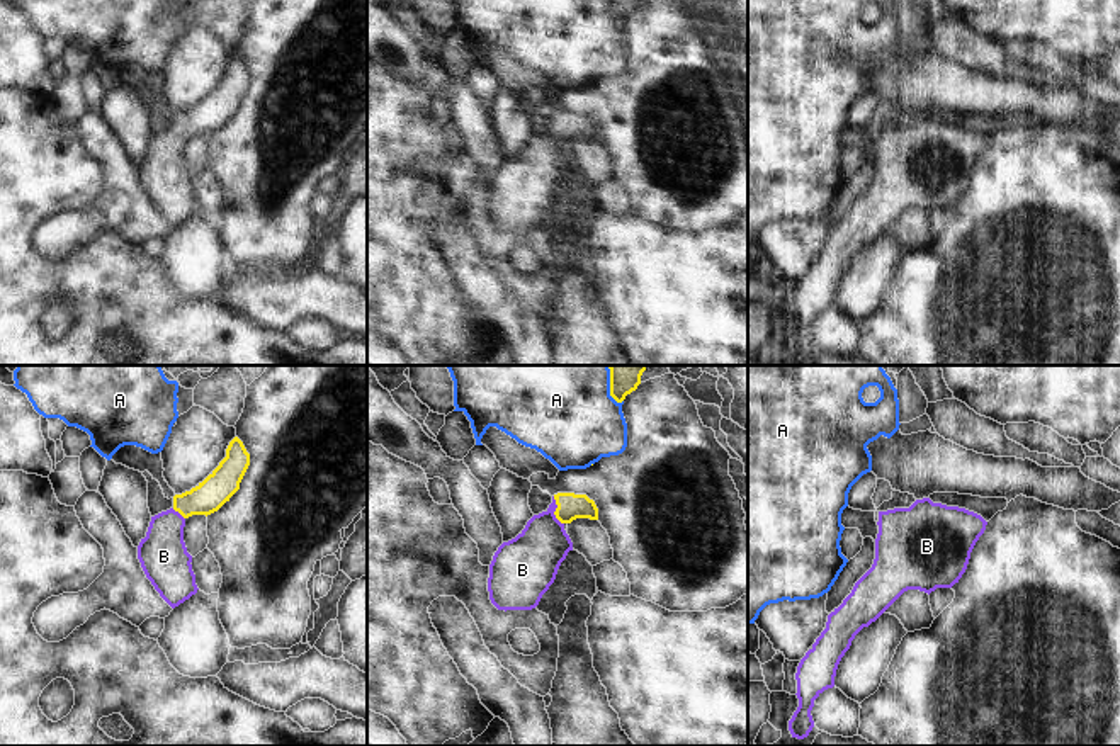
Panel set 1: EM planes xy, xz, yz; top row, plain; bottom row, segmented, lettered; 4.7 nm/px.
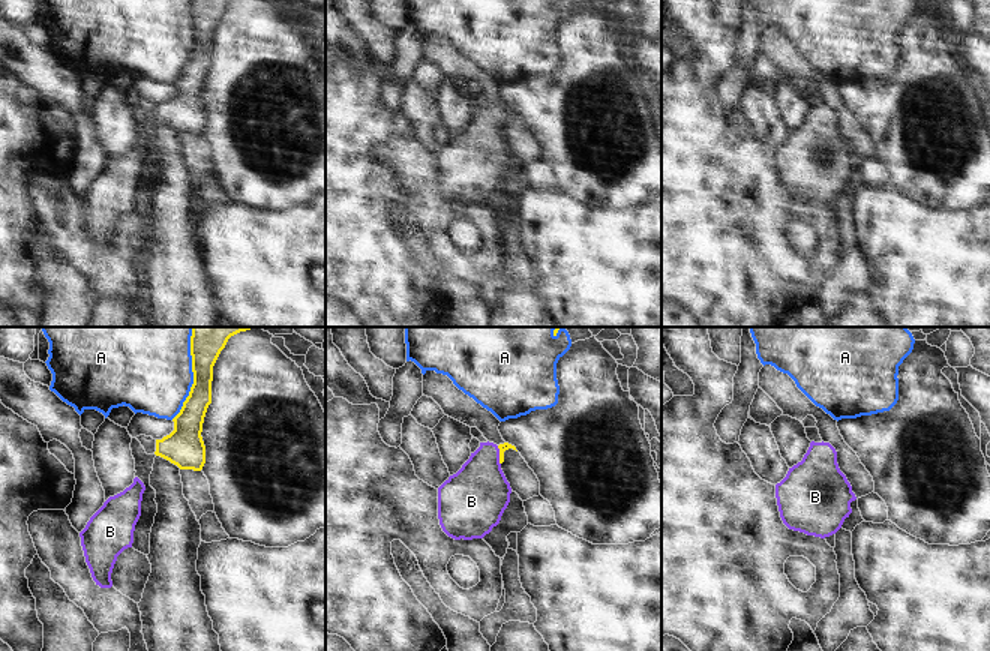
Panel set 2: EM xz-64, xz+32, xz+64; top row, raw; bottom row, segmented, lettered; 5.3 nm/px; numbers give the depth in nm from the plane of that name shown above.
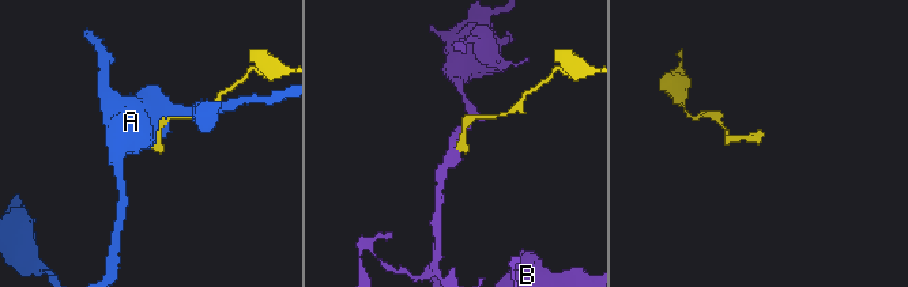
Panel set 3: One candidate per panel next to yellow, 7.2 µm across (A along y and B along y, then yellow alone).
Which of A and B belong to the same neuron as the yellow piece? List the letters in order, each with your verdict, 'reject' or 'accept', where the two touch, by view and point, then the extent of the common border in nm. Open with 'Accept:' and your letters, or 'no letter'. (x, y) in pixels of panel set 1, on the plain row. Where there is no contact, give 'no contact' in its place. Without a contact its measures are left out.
Accept: B
A: reject; contact xz (610, 12); length 130 nm
B: accept; contact xz (556, 129); length 140 nm

